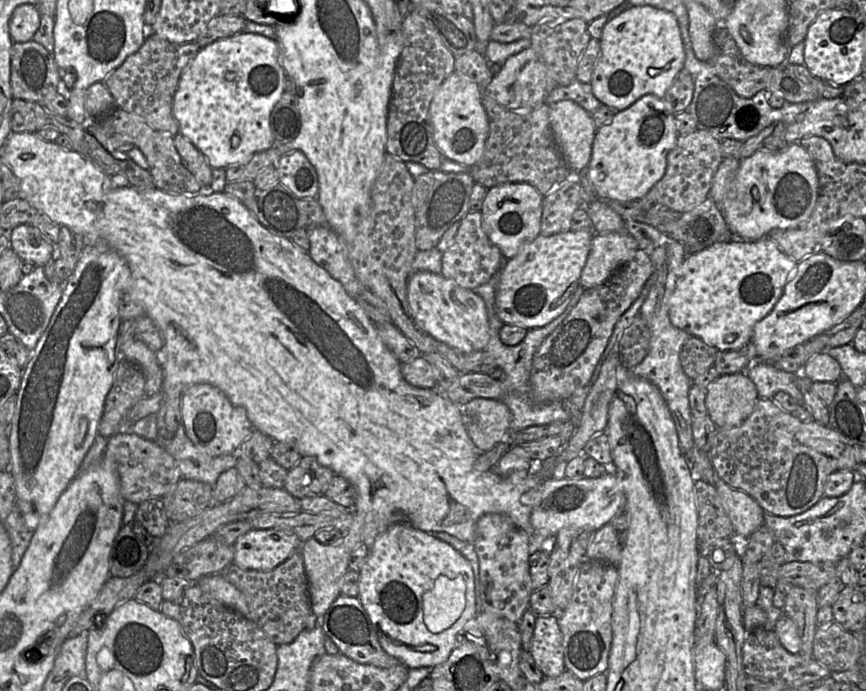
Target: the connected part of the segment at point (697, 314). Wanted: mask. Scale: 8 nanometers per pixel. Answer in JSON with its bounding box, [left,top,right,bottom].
[669,236,797,351]

